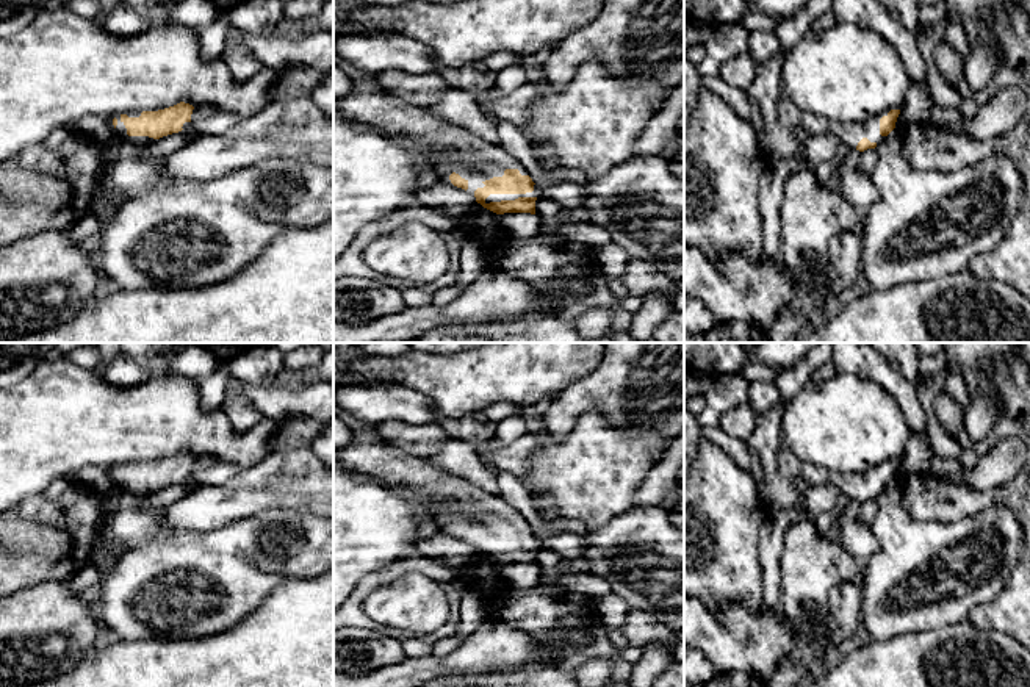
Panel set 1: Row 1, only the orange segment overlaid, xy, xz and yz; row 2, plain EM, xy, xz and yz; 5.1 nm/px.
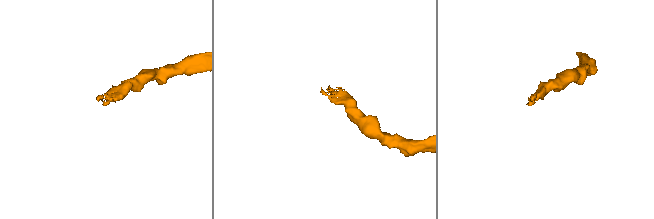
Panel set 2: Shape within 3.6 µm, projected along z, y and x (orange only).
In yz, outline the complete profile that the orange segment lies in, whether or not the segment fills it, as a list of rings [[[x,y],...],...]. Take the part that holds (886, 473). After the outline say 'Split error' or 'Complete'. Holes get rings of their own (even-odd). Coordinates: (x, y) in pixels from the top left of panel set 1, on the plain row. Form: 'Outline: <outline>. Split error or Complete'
Outline: [[[900,460],[884,462],[864,473],[830,473],[830,484],[848,499],[875,499],[895,480]]]. Split error

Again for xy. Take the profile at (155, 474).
Outline: [[[180,452],[158,462],[138,462],[114,466],[113,476],[121,493],[147,495],[191,477],[194,457]]]. Split error

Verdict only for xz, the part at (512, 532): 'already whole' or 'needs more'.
needs more

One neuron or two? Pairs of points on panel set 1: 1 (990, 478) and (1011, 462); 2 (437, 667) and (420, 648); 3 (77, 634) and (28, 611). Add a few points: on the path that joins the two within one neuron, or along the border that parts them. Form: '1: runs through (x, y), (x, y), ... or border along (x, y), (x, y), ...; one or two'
1: runs through (994, 473), (1007, 462); one
2: border along (431, 653), (407, 658); two
3: runs through (64, 633), (49, 631), (41, 623); one

